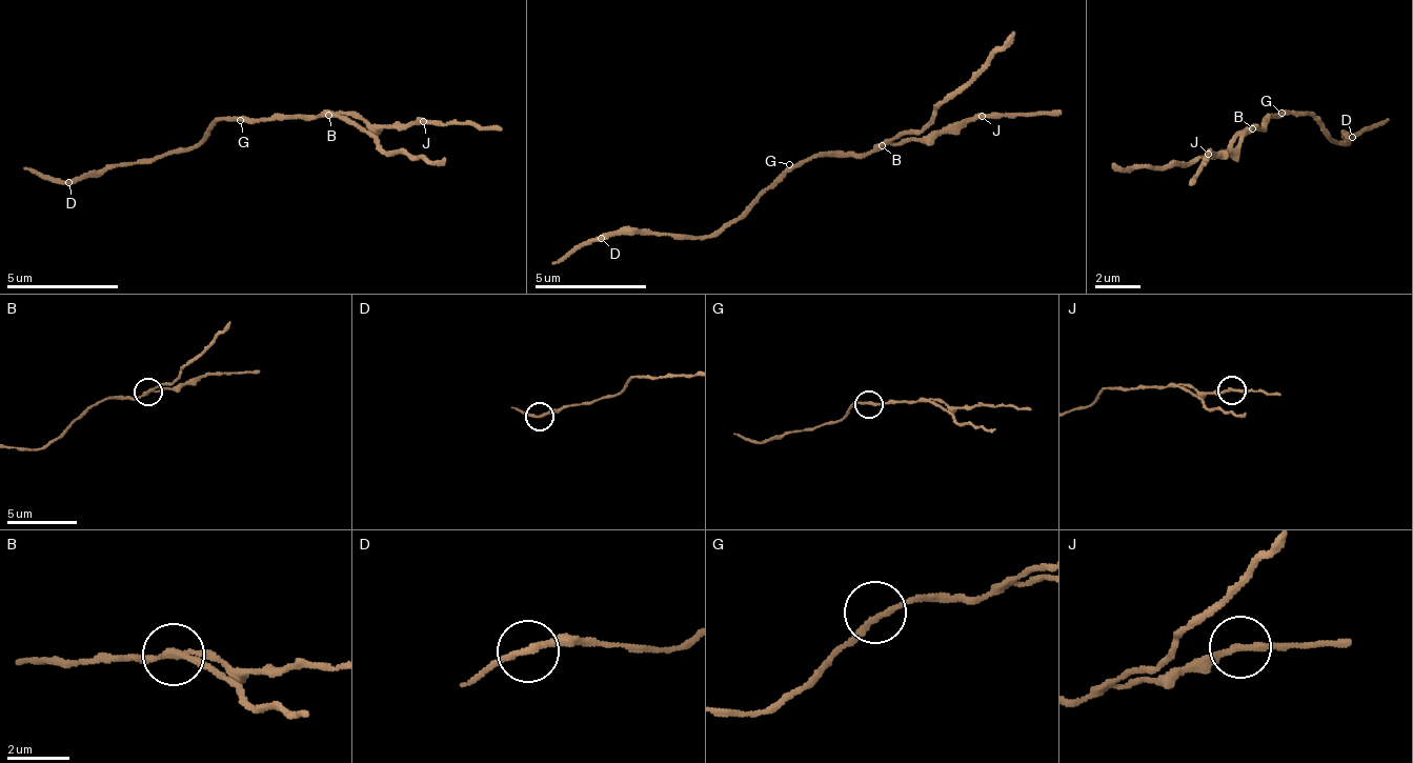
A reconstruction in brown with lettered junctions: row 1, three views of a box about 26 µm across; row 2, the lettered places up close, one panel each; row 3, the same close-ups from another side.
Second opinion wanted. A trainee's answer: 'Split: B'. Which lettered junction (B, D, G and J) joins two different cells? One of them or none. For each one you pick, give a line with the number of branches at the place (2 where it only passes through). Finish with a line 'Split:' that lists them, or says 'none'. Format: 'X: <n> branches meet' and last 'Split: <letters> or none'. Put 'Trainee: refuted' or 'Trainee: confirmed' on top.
Trainee: confirmed
B: 2 branches meet
Split: B

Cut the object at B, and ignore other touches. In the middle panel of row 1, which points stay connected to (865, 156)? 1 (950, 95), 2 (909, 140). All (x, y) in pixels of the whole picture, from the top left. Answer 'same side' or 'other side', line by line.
1: other side
2: same side

